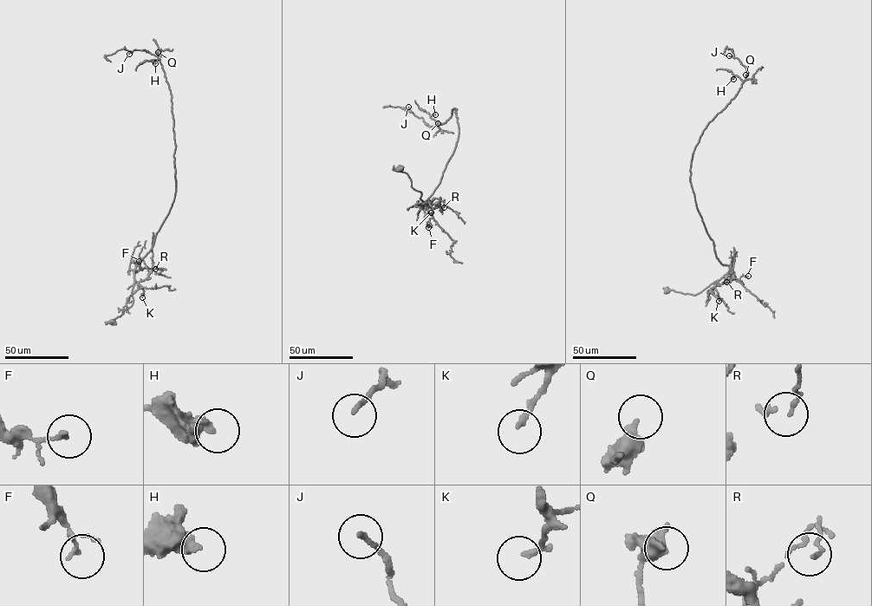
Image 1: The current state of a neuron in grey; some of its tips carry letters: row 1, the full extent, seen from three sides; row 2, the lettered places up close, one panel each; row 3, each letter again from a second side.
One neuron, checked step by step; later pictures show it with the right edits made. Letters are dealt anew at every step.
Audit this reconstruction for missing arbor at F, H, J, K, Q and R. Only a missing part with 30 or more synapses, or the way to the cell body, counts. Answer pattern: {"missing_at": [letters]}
{"missing_at": []}

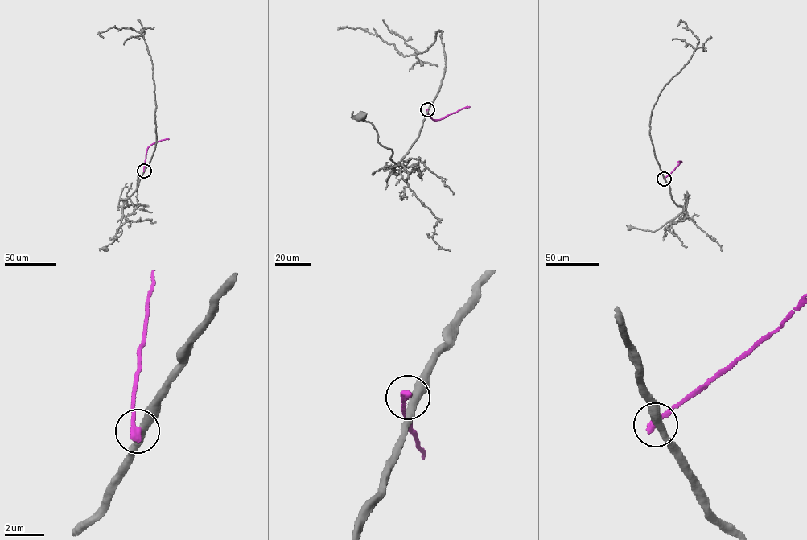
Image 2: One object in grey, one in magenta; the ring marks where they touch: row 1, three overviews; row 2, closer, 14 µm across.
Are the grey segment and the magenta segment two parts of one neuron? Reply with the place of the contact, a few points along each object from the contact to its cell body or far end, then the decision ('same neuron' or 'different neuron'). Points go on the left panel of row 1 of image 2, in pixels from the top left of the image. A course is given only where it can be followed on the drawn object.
(144, 171) | grey via (144, 171), (135, 191), (128, 198), (121, 199), (124, 204), (121, 233), (104, 248) | magenta via (144, 171), (148, 147), (157, 142), (169, 139) | different neuron

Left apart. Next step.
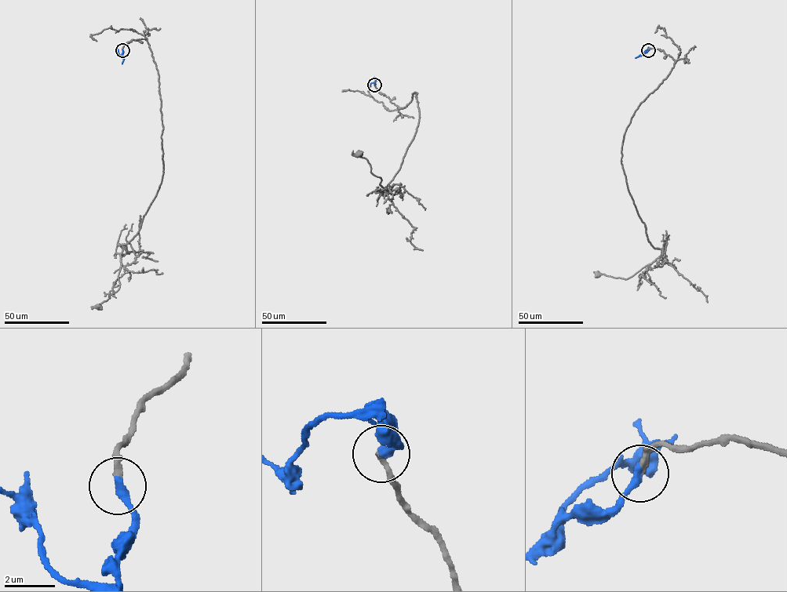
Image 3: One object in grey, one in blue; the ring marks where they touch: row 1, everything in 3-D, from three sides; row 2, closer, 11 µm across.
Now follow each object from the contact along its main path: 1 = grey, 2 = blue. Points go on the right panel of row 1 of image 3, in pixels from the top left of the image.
1: (648, 50), (663, 50), (675, 62), (634, 112), (621, 163), (647, 241), (661, 253), (626, 279), (599, 274)
2: (648, 50), (635, 58)

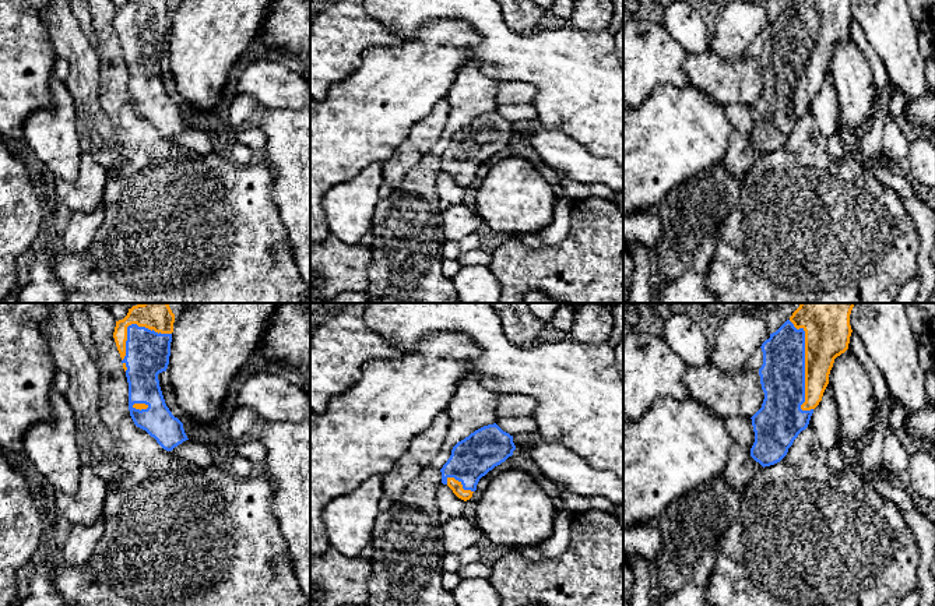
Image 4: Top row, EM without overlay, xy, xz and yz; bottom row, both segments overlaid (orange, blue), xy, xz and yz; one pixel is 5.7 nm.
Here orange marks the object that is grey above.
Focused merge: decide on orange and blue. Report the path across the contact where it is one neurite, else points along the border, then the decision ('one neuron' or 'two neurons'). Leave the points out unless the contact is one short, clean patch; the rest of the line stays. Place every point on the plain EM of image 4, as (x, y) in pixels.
one neuron

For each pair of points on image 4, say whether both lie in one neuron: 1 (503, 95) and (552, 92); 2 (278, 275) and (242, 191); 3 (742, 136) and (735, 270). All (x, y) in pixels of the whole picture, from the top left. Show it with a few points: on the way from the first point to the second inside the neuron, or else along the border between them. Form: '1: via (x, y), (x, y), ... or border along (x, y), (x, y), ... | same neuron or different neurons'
1: border along (505, 81), (528, 81), (535, 90), (534, 104) | different neurons
2: via (256, 257), (242, 243), (242, 214) | same neuron
3: border along (762, 154), (742, 178) | different neurons

